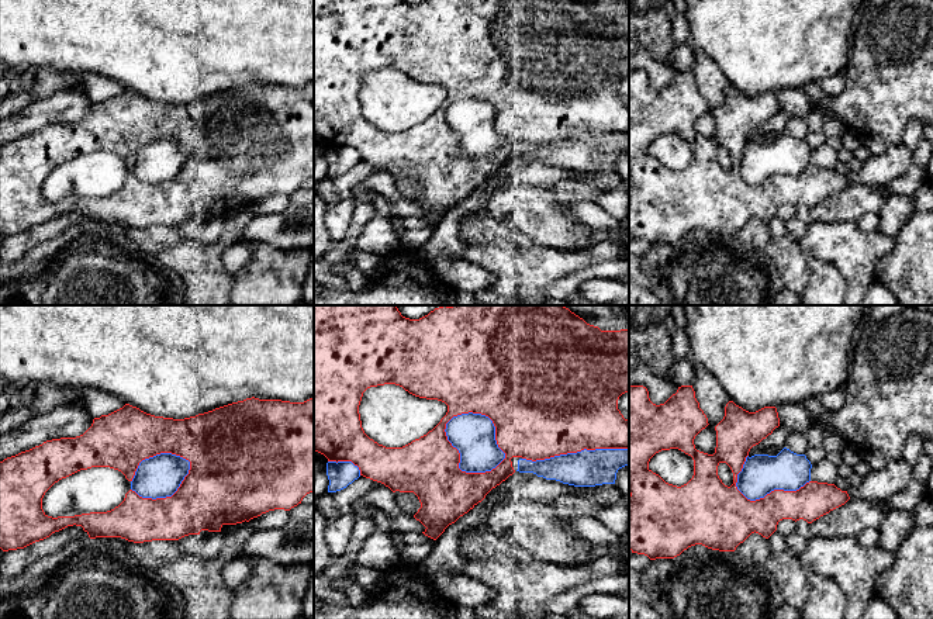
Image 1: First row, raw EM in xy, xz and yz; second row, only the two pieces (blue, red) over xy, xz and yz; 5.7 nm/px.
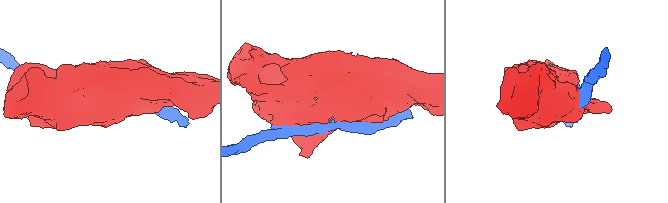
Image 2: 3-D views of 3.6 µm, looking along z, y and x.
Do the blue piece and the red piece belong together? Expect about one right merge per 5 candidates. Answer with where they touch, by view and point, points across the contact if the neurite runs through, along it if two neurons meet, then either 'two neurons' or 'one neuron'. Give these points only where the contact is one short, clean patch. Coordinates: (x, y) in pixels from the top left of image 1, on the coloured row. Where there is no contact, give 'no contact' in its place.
contact xz (487, 417); two neurons

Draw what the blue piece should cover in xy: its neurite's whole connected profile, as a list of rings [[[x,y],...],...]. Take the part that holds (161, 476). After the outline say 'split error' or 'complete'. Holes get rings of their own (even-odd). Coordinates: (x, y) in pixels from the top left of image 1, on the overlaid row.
[[[160,453],[139,463],[131,481],[131,490],[142,498],[172,497],[189,474],[190,461],[172,454]]]; complete

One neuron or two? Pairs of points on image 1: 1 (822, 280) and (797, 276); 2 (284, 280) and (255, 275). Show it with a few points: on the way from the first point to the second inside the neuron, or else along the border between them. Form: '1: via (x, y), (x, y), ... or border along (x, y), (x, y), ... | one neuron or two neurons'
1: border along (808, 256), (809, 282), (804, 290) | two neurons
2: via (277, 280), (262, 280) | one neuron

